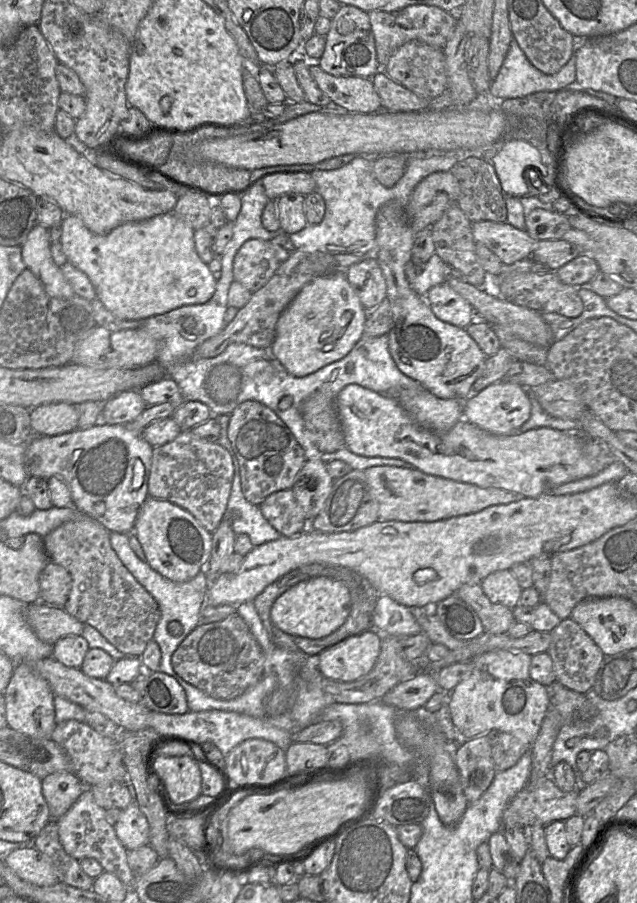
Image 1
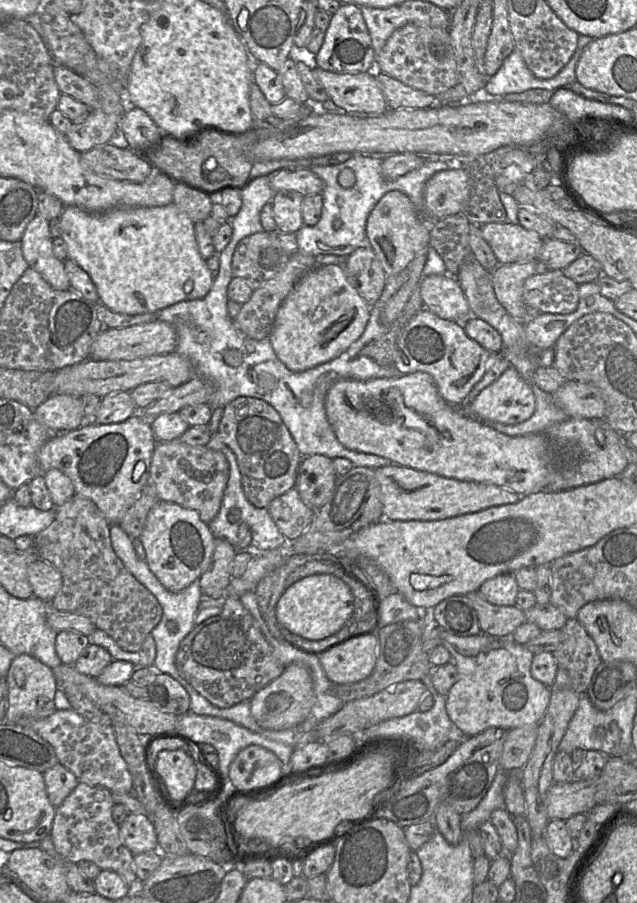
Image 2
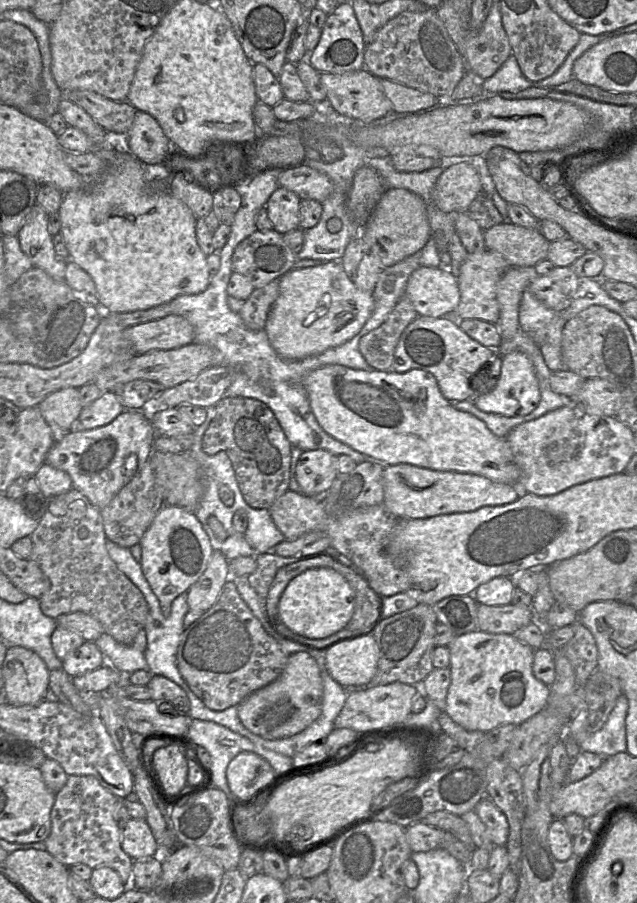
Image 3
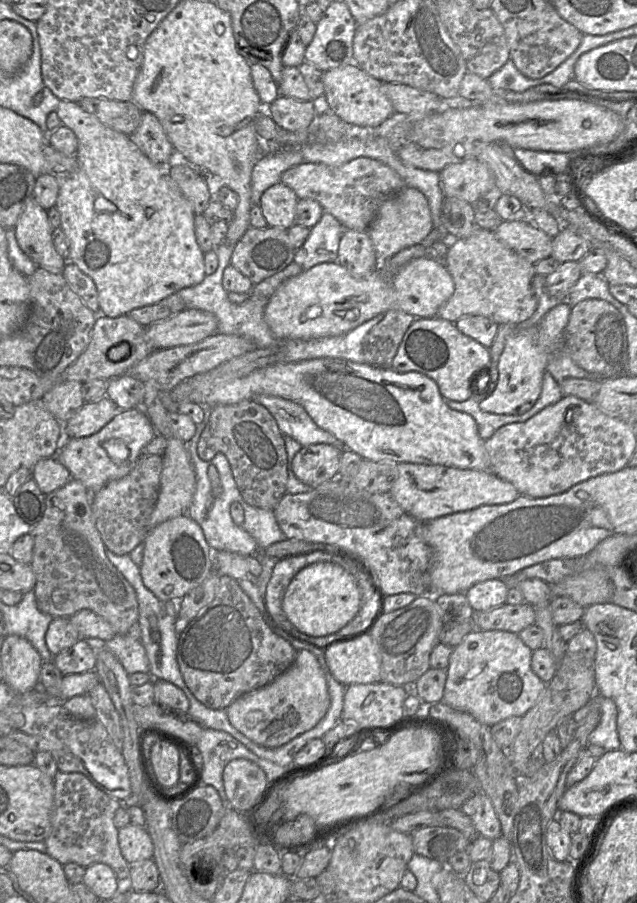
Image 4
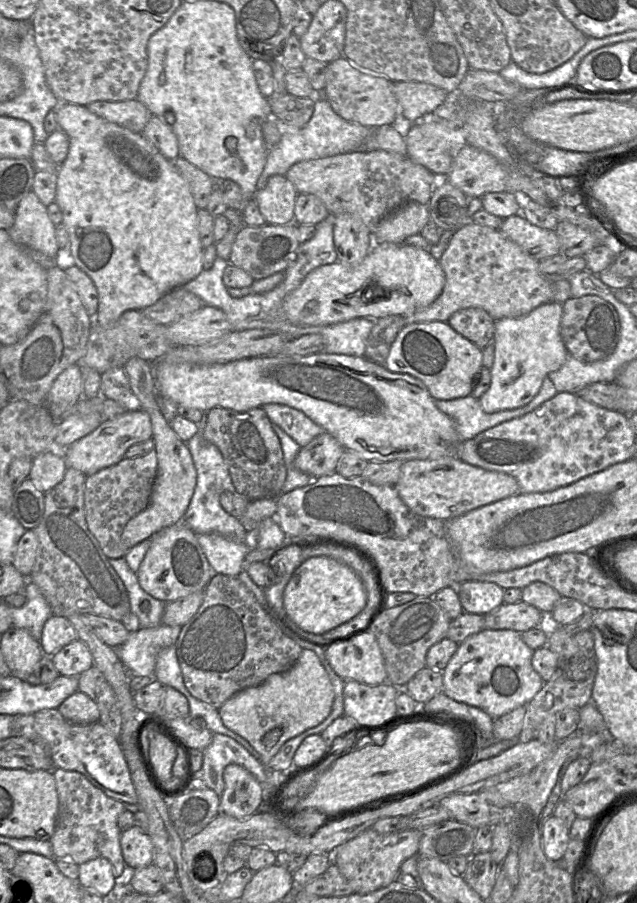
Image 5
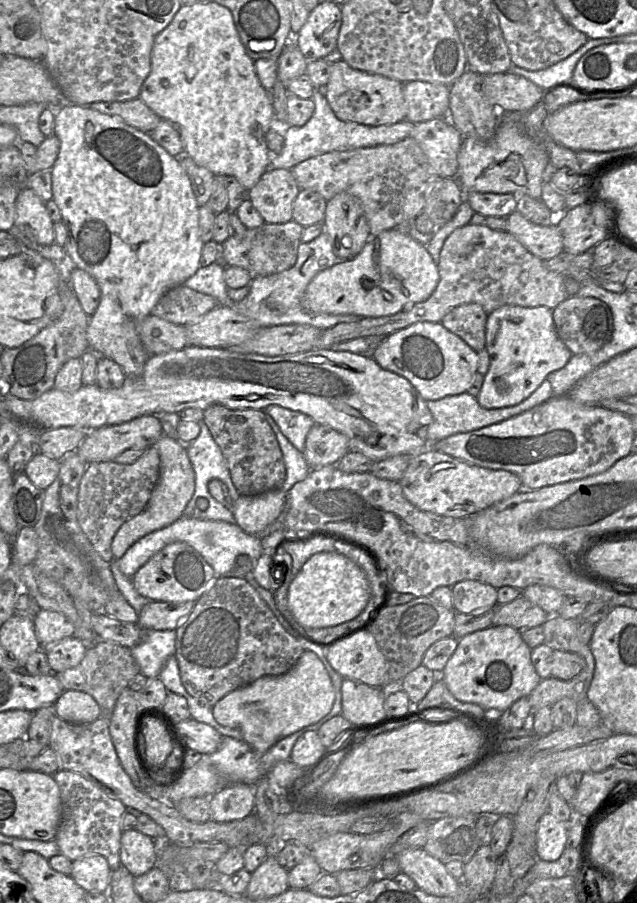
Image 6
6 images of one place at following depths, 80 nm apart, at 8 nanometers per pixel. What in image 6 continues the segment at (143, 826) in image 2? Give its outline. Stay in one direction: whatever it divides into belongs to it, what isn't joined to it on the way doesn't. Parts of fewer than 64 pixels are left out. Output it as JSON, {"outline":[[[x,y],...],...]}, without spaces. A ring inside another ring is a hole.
{"outline":[[[136,829],[122,832],[120,862],[134,877],[157,867],[157,842]]]}

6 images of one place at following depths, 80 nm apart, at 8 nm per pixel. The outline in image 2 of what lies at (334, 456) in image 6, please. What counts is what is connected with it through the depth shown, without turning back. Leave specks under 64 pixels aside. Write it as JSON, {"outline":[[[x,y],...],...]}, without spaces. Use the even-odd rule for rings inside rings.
{"outline":[[[320,454],[302,456],[295,488],[306,505],[318,510],[330,496],[336,478],[333,459]]]}

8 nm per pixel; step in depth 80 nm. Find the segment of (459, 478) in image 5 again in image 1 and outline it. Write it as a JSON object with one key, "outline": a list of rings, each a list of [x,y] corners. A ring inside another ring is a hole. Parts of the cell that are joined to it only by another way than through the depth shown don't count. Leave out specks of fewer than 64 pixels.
{"outline":[[[373,466],[364,470],[370,493],[378,504],[378,521],[433,522],[477,513],[486,507],[508,504],[526,498],[500,488],[482,488],[474,484],[428,475],[413,467]]]}

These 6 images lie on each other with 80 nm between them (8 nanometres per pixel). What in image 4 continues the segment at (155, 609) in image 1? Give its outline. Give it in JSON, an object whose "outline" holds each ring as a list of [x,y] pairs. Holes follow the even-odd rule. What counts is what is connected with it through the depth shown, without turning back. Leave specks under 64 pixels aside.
{"outline":[[[71,478],[66,485],[46,495],[45,511],[43,517],[35,526],[32,527],[32,530],[30,532],[30,535],[32,536],[34,541],[32,561],[30,563],[30,566],[33,569],[36,577],[36,583],[33,591],[37,599],[38,609],[45,614],[49,614],[54,618],[69,618],[81,610],[91,610],[107,620],[111,624],[116,635],[125,635],[128,634],[128,631],[133,624],[138,623],[139,603],[137,600],[136,592],[132,585],[106,556],[106,548],[102,541],[101,535],[95,525],[95,519],[92,513],[91,494],[92,493],[79,480]]]}

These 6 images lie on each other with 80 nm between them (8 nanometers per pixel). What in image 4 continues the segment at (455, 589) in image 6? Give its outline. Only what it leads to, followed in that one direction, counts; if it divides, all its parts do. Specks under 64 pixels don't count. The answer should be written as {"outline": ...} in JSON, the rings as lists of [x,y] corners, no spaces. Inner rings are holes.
{"outline":[[[489,579],[470,587],[465,596],[475,613],[506,603],[509,586],[503,579]]]}

